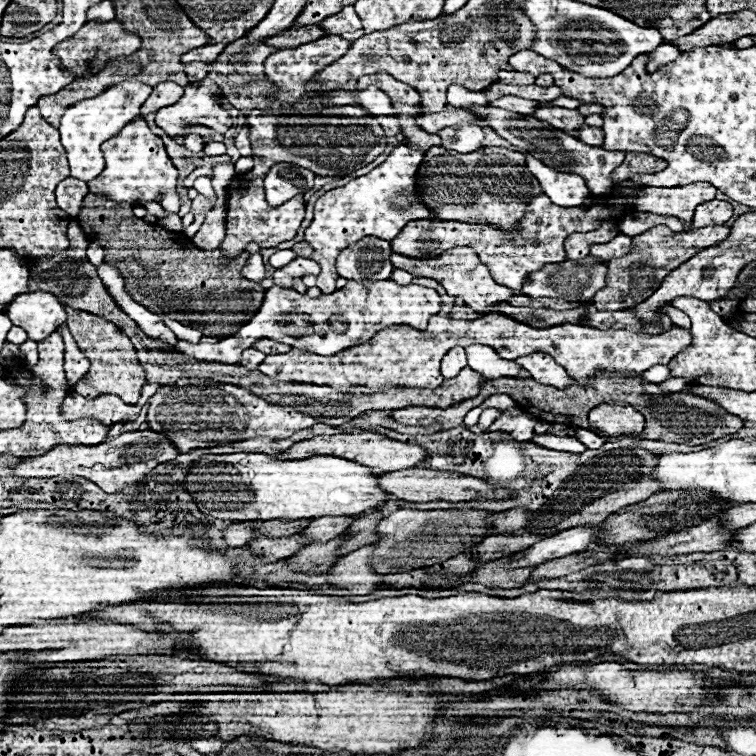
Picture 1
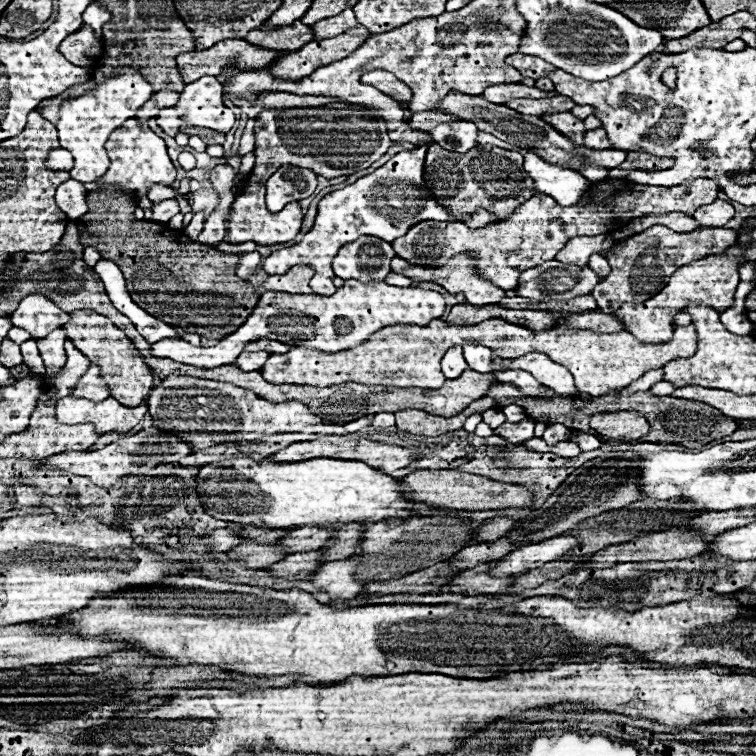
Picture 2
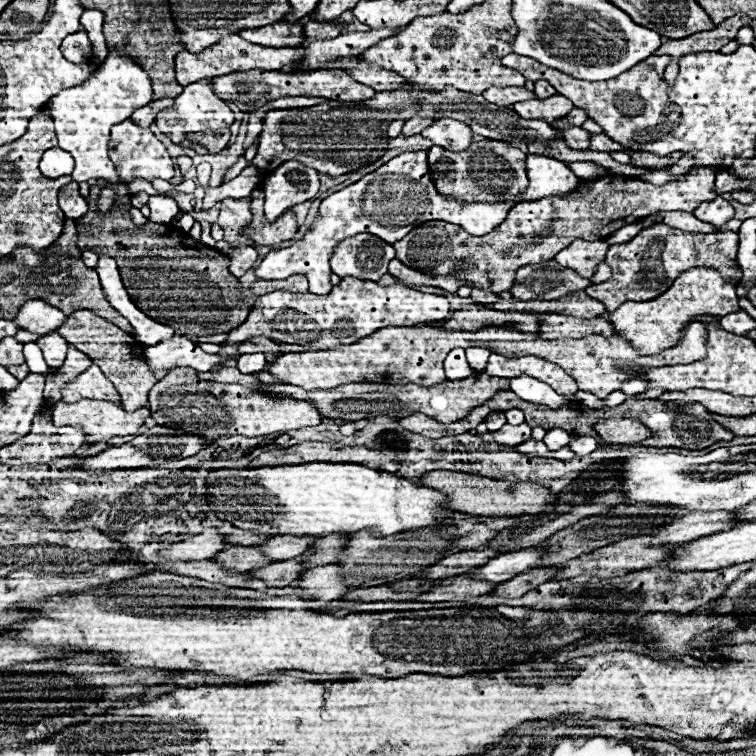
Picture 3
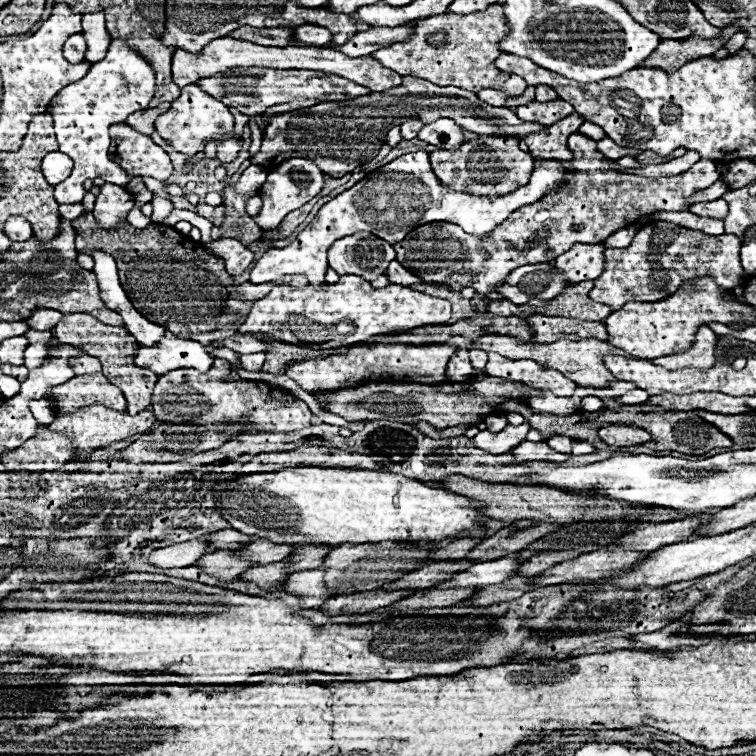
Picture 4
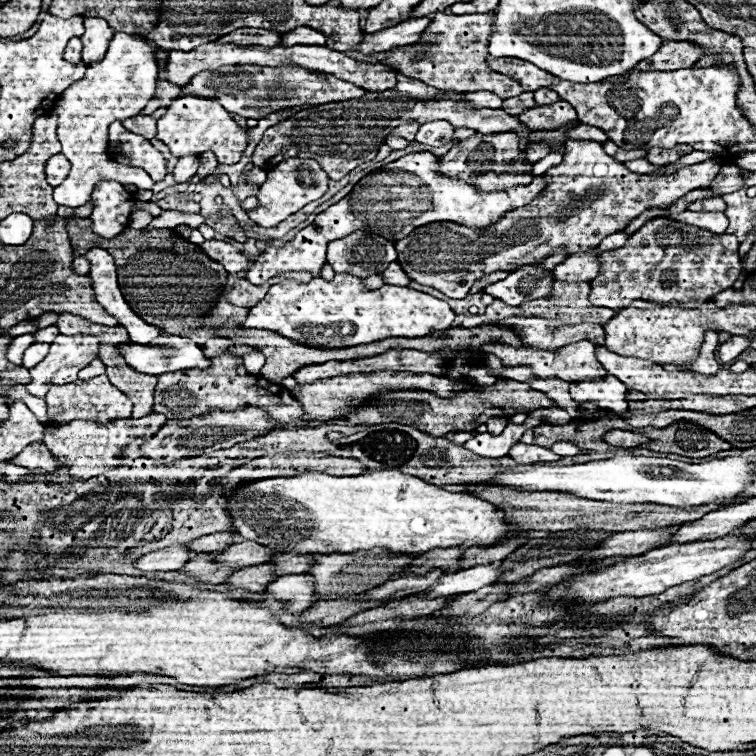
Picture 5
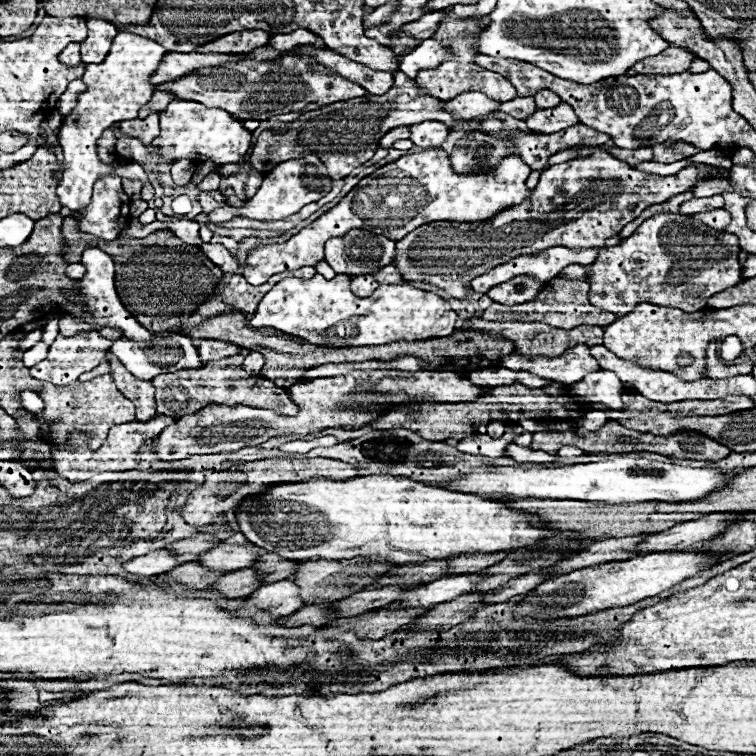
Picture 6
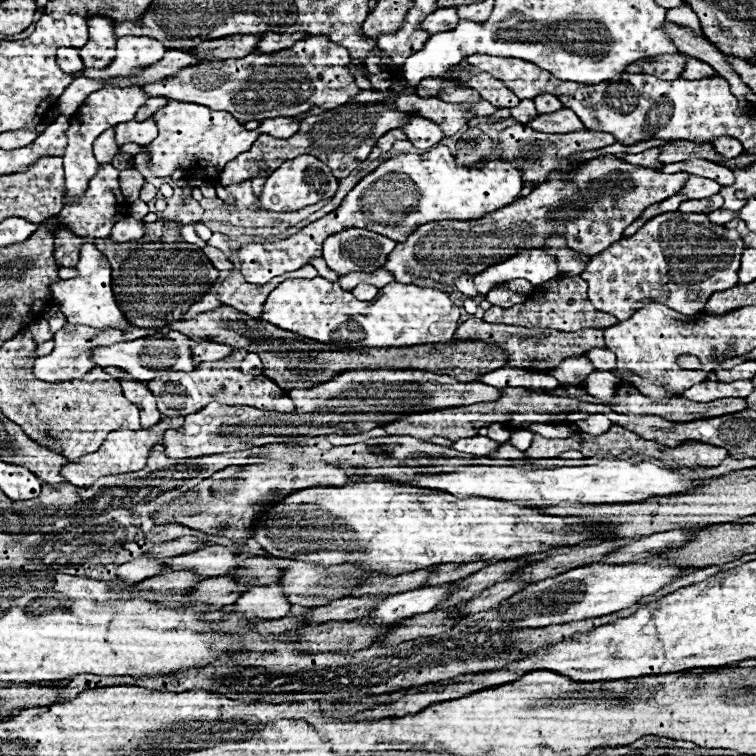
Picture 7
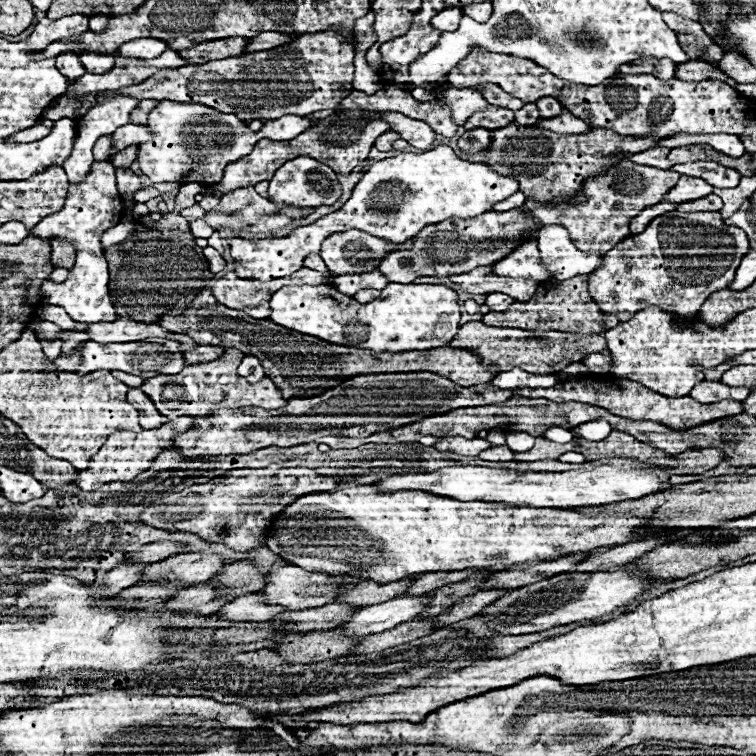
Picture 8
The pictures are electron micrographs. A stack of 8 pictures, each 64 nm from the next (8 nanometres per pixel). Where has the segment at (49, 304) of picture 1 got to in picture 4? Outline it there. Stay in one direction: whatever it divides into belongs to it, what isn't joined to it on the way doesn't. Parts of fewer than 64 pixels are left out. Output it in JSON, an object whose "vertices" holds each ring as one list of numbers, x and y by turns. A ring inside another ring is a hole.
{"vertices":[[38,308,32,312,30,318,26,318,24,322,34,328,34,330,50,330,54,328,62,318,62,312,58,310,46,310,46,308]]}

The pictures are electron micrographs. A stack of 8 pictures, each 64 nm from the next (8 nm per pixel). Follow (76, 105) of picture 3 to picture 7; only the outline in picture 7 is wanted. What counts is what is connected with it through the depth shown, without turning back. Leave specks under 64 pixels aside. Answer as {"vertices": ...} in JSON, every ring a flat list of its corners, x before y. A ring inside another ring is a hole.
{"vertices":[[126,36,116,42,116,58,104,70,86,68,84,74,94,80,108,80,118,76,130,76,136,68,146,68,158,62,166,52,166,46,146,36],[128,86,128,88,102,88,92,92,84,104,70,116,70,128,68,128,68,146,64,154,64,172,66,172,66,194,64,198,76,198,82,196,88,188,90,178,98,172,98,162,92,154,92,142,98,138,98,134,122,124,134,120,136,110,148,100,148,96,142,94,140,86]]}

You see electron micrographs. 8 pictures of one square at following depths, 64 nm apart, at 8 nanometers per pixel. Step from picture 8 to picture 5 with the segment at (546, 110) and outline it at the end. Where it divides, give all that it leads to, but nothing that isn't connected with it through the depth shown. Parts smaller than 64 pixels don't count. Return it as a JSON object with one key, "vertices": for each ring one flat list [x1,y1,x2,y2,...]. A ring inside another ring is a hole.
{"vertices":[[544,88,544,90,536,90,536,92,534,92,534,98,536,98,536,104,538,104,538,106,548,106,548,104,554,104,554,102,560,100,556,92,546,90,546,88]]}

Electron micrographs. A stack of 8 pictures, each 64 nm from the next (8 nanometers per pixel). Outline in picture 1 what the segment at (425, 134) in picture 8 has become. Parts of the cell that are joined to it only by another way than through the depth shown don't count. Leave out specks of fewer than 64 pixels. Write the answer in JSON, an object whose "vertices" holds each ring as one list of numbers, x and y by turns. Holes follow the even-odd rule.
{"vertices":[[456,124,456,126,440,130,438,136,442,138,442,146,446,150,468,154,482,146,484,130,482,126,476,126,476,124]]}

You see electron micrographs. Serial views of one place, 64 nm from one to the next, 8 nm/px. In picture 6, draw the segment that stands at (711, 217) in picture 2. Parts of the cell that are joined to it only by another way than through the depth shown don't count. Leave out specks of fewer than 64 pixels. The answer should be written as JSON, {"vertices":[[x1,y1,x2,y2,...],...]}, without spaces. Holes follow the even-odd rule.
{"vertices":[[720,194,710,198,692,198,680,206,680,214,698,214,702,210,716,210,724,206,724,198]]}

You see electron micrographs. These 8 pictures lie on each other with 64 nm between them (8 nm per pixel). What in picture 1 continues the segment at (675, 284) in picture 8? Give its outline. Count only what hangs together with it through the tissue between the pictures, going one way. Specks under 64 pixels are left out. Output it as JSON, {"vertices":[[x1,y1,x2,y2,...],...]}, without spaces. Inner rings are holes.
{"vertices":[[654,226,654,230,648,230,646,234,638,234,638,238,618,234,608,244,592,246,590,250,592,256,598,256,602,260,616,258,612,260,610,266,610,278,606,278,606,290,598,290,598,294,594,294,592,298,594,306,598,310,624,310,644,302,646,298,650,298,650,294,654,294,654,290,662,284,662,278,666,278,670,270,678,268,682,262,688,262,694,254,698,254,698,250,704,250,706,246,716,246,716,242,724,242,728,236,730,236,728,226,706,226,702,230,692,228,688,232,672,232,666,226]]}

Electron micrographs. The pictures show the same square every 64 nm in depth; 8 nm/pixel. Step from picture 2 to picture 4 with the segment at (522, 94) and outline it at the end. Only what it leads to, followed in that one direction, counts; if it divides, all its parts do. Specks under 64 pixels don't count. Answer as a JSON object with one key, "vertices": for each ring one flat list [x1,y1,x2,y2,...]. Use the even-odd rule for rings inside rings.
{"vertices":[[480,90,476,96,490,106,504,106,504,102,506,102,506,94,498,92,498,90]]}

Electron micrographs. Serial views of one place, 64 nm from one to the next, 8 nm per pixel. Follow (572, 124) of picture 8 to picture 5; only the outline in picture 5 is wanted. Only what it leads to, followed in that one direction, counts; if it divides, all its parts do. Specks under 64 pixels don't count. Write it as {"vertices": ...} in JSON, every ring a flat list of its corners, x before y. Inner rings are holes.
{"vertices":[[556,102,550,106,536,106,518,116,530,130,558,130,576,120,576,110,568,102]]}

